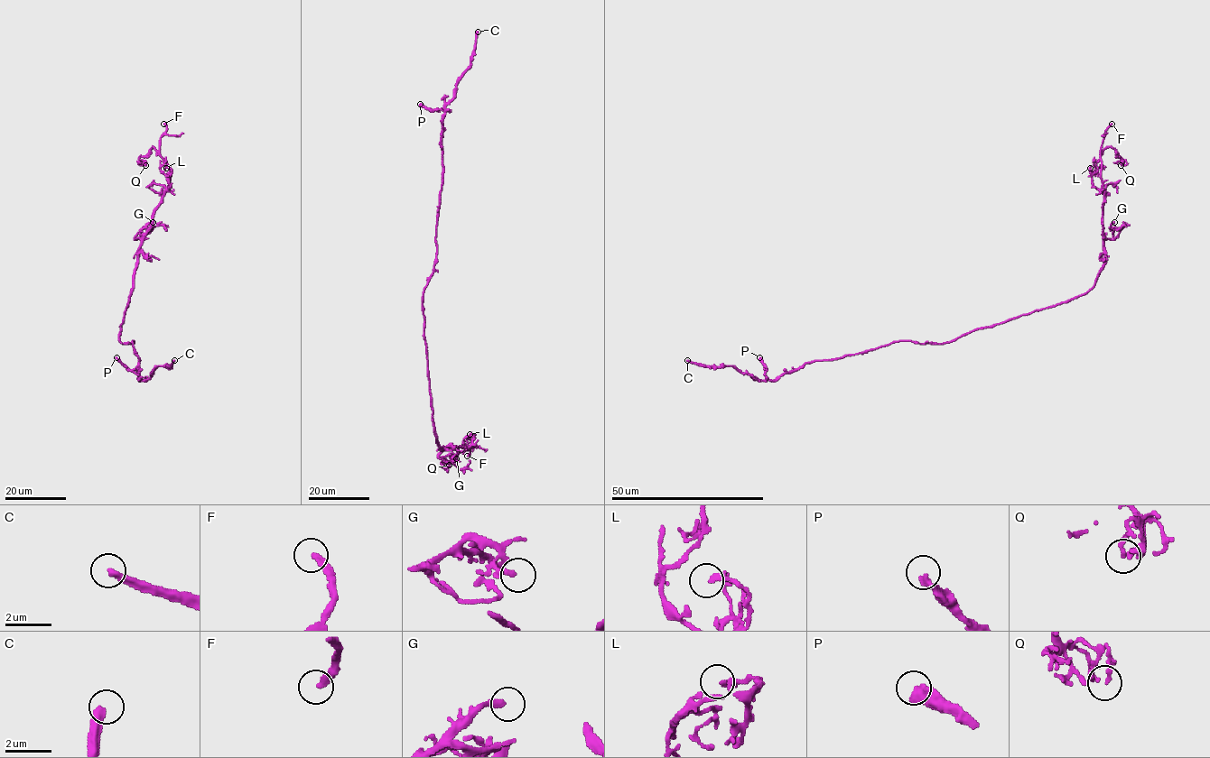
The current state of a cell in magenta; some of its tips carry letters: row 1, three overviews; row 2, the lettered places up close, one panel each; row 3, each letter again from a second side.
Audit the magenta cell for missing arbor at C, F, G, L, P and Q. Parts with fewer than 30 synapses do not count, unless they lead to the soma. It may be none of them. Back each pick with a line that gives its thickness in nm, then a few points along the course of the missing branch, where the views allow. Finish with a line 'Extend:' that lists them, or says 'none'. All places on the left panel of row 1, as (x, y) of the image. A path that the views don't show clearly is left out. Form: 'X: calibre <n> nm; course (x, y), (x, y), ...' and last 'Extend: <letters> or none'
C: calibre 340 nm
F: calibre 260 nm; course (163, 124), (155, 119), (154, 111), (138, 94), (130, 90)
Extend: C, F

